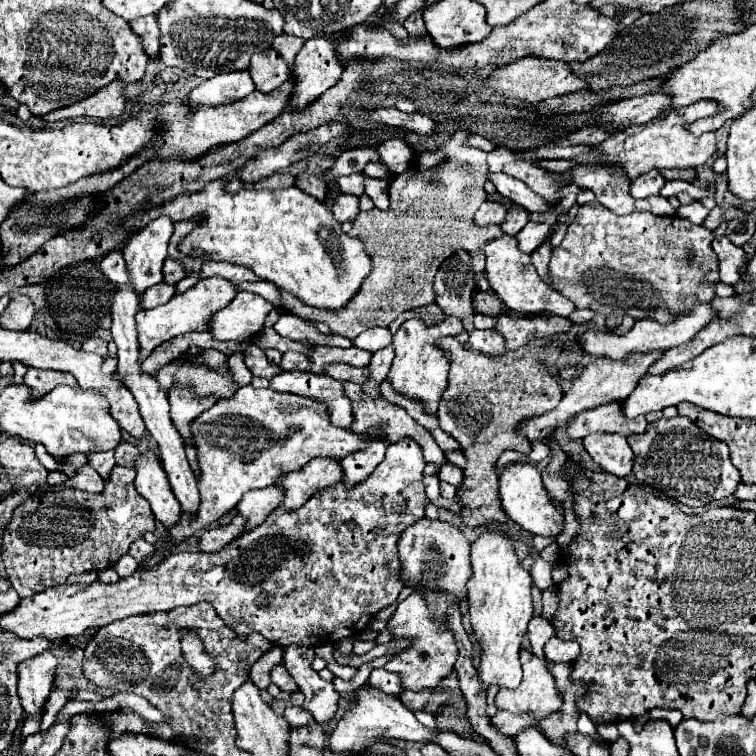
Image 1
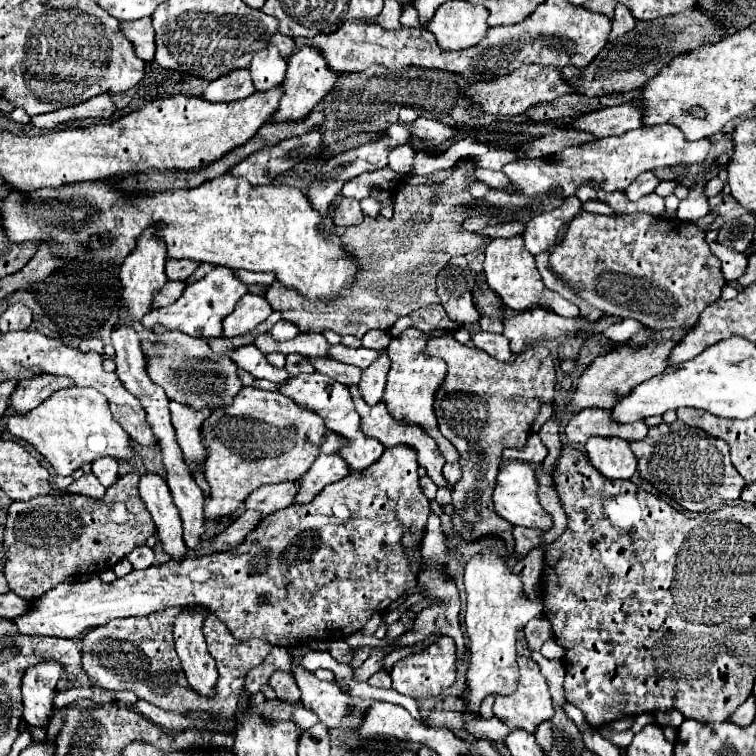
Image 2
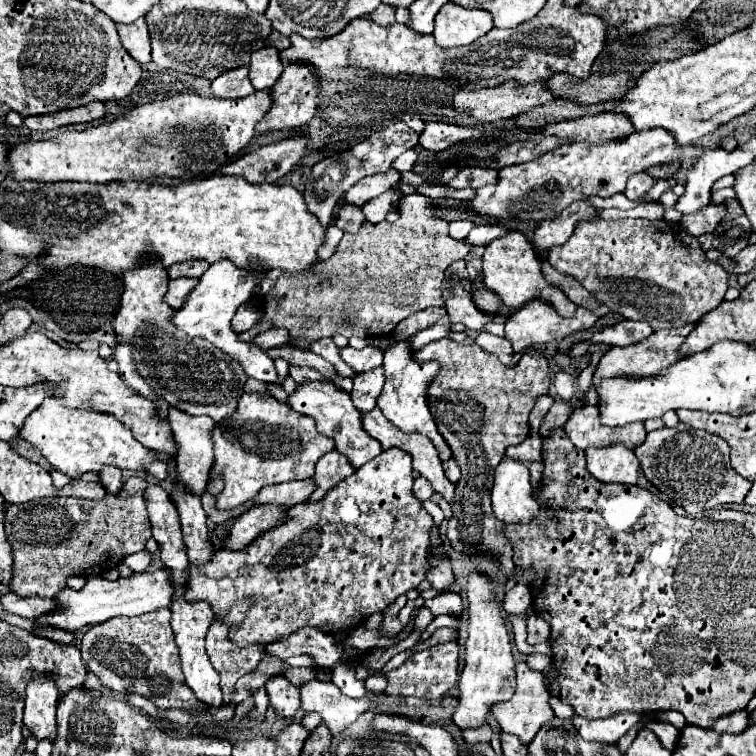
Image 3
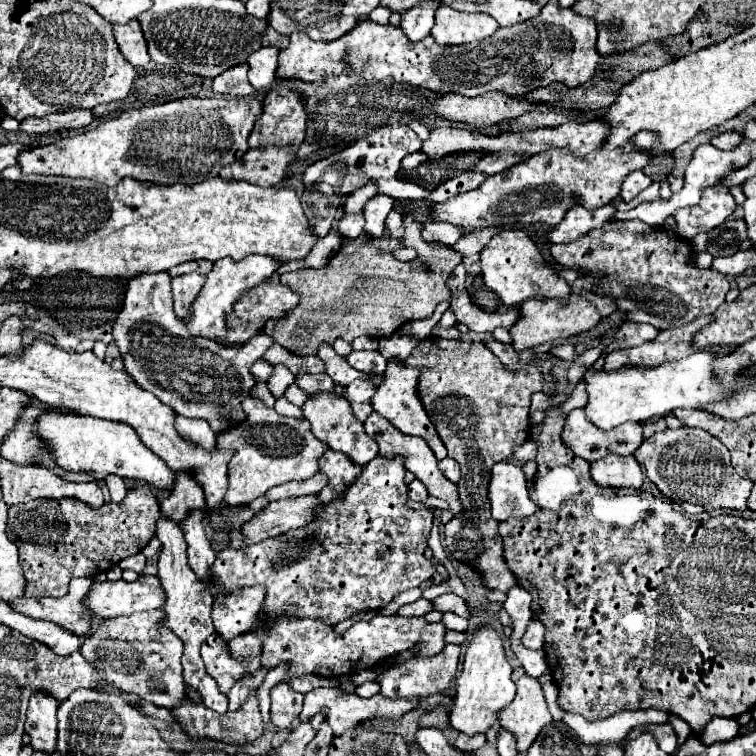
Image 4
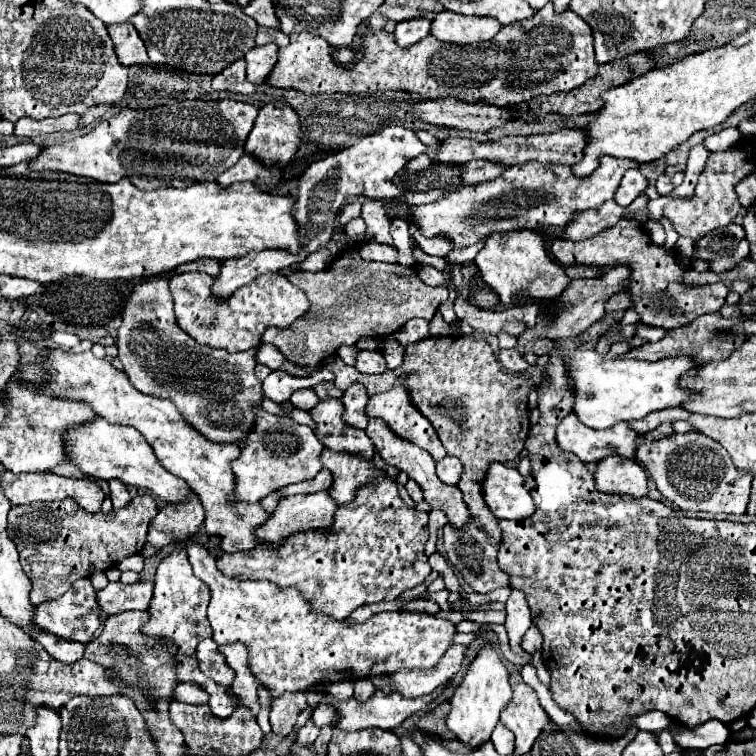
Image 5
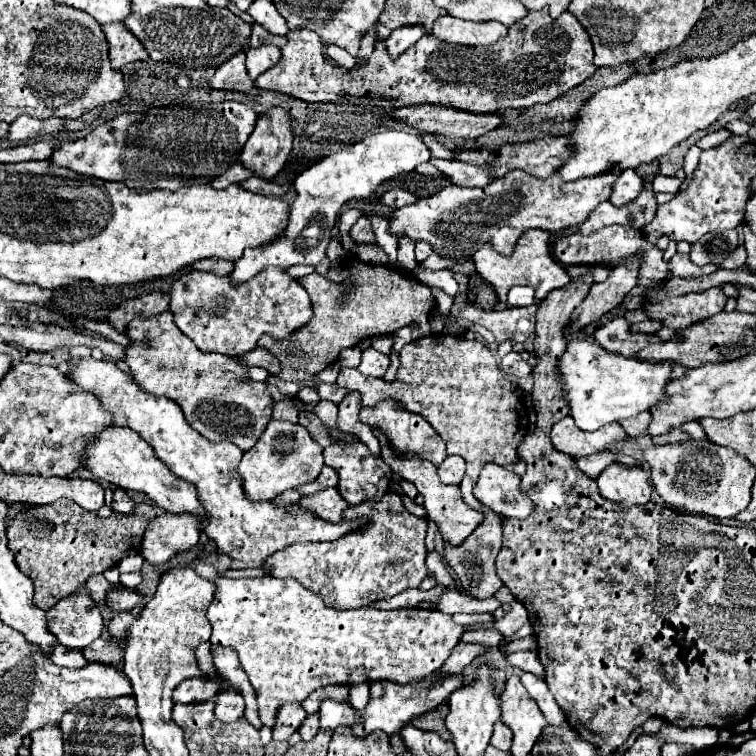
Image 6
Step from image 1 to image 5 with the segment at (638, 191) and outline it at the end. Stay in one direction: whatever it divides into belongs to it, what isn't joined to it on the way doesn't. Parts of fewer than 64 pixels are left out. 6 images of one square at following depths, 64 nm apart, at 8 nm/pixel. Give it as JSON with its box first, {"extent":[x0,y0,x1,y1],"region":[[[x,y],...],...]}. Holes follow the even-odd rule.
{"extent":[614,170,648,206],"region":[[[630,170],[624,174],[624,178],[614,194],[614,200],[620,206],[628,206],[628,204],[632,204],[632,200],[636,200],[644,192],[646,186],[648,186],[648,180],[640,174],[640,170]]]}

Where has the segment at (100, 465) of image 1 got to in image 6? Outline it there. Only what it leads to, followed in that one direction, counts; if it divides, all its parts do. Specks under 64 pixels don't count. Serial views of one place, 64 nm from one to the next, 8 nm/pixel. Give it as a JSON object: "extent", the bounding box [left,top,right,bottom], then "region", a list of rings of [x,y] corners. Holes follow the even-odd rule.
{"extent":[112,488,134,512],"region":[[[114,488],[114,494],[112,494],[112,510],[114,512],[132,512],[134,510],[134,502],[130,500],[130,496],[126,494],[126,490],[122,488]]]}

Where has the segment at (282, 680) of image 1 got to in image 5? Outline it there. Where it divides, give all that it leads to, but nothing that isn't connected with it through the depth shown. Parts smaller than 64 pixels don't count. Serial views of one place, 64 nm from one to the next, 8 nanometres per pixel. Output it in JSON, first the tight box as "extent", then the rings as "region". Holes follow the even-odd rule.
{"extent":[270,692,306,736],"region":[[[286,692],[284,696],[272,700],[272,712],[270,712],[272,732],[278,736],[288,736],[304,706],[306,706],[306,694]]]}

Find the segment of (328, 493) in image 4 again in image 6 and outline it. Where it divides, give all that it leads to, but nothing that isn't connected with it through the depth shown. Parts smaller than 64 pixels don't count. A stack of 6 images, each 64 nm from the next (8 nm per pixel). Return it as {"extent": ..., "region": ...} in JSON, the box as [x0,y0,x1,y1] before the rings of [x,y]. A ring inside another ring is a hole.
{"extent":[324,444,392,504],"region":[[[330,444],[328,448],[324,448],[324,464],[338,472],[340,480],[336,488],[340,488],[340,496],[344,496],[348,504],[360,504],[370,498],[380,498],[388,490],[392,470],[382,462],[380,456],[372,456],[366,444]]]}

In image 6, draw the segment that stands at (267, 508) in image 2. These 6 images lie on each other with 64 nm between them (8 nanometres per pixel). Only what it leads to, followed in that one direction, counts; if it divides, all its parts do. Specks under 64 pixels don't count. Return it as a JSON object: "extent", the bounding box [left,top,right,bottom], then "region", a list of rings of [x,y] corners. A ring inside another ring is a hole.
{"extent":[296,466,338,494],"region":[[[324,466],[322,468],[322,472],[320,472],[320,476],[316,478],[316,480],[312,480],[310,484],[302,484],[300,488],[296,488],[300,494],[316,494],[316,492],[320,492],[320,490],[324,490],[324,488],[332,488],[332,486],[336,486],[338,484],[338,474],[330,468],[330,466]]]}

